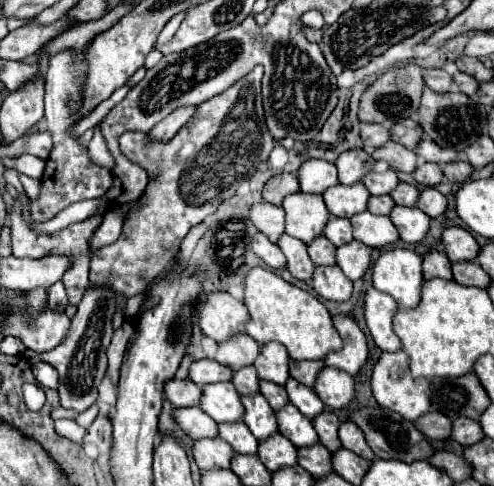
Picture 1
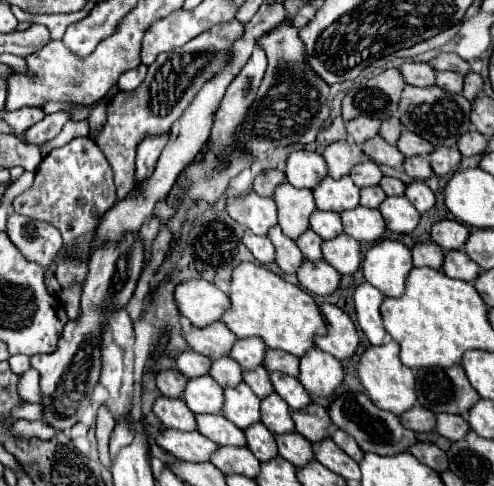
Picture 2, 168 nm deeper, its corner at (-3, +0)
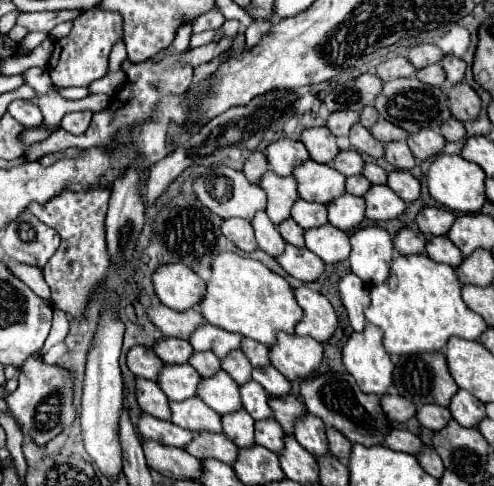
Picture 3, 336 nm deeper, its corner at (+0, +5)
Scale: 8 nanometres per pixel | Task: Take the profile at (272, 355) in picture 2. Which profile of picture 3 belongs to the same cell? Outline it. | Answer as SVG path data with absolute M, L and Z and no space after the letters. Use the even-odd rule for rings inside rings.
M245 339L241 345L241 351L249 357L249 361L253 363L253 367L261 367L261 365L271 365L271 361L267 361L267 345L253 341L253 339Z

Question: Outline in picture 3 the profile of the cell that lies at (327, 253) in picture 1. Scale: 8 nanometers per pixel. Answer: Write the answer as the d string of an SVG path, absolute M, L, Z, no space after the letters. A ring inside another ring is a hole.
M293 219L283 221L277 229L279 229L281 237L283 237L289 245L295 245L295 247L305 247L305 241L303 241L303 233L305 233L305 229L303 229L303 227L299 227Z

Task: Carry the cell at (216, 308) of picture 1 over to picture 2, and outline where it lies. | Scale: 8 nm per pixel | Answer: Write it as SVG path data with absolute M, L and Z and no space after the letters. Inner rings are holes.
M182 280L176 288L174 288L174 302L180 310L182 316L186 316L194 326L208 326L210 322L218 322L226 310L226 306L230 304L228 302L228 296L218 290L212 282L206 282L206 280Z

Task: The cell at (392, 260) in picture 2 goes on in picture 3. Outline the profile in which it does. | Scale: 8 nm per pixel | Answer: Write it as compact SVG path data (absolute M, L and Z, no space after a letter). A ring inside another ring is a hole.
M363 227L351 235L351 271L369 287L381 285L387 281L389 271L391 271L391 261L395 259L395 247L393 247L393 237L379 227Z

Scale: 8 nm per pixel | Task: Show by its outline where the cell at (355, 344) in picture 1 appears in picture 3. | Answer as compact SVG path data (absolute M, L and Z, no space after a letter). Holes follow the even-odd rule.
M307 287L295 289L295 297L297 297L297 303L305 311L305 317L295 327L295 333L313 337L321 343L329 341L329 337L333 337L333 333L339 325L337 313L331 307L331 303L321 293L311 291Z

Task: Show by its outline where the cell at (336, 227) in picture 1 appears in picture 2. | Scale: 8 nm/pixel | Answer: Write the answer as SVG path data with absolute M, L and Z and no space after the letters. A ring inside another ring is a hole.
M314 210L310 216L310 230L314 230L320 238L330 240L338 234L342 234L342 222L338 212L320 212Z

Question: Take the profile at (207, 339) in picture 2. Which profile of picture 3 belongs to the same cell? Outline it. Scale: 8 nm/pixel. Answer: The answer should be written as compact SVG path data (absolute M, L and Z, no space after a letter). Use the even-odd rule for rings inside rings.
M157 305L157 307L151 307L147 311L149 319L161 329L161 333L165 337L179 337L179 339L189 339L191 333L197 329L197 325L203 325L205 319L201 317L199 311L173 311L165 305Z

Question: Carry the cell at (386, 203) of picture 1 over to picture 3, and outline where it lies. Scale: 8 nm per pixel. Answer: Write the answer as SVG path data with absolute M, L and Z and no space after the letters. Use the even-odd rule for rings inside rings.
M363 175L347 177L347 193L357 195L357 197L363 197L367 193L367 189L371 189L371 183Z

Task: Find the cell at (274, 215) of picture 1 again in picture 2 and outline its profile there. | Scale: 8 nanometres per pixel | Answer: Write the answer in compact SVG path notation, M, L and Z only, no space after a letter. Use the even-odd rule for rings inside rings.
M248 192L240 198L228 198L226 212L234 222L250 228L254 234L266 236L270 226L276 226L276 202L272 198L258 196L256 192Z

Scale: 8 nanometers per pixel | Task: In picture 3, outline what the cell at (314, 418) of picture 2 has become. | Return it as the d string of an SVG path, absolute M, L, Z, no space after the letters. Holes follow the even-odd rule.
M287 395L287 397L269 397L269 405L275 413L275 419L283 427L287 435L293 435L295 421L307 413L307 407L297 395Z

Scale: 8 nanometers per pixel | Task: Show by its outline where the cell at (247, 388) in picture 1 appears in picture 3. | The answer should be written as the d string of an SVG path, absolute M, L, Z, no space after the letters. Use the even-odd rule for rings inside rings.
M203 351L203 353L193 353L189 365L195 367L201 377L211 377L221 369L221 359L215 357L215 353L211 351Z

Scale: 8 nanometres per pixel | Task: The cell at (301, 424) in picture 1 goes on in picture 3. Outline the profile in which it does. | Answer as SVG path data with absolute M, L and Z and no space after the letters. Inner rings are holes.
M249 381L241 385L241 399L243 399L243 409L255 421L263 421L271 417L271 407L267 405L267 391L257 381Z

